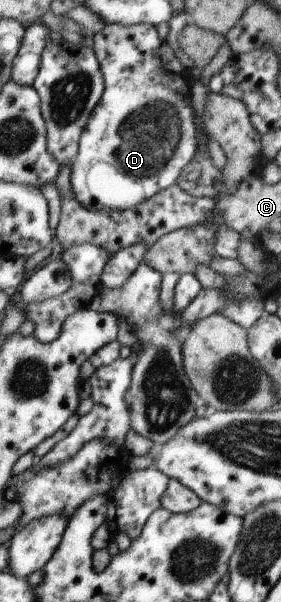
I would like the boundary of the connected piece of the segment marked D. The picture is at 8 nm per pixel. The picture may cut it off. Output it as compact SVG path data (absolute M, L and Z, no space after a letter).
M106 24L92 35L92 40L105 90L78 136L78 149L70 164L69 182L73 197L83 208L91 212L125 211L173 186L181 170L191 160L197 147L197 129L191 112L189 84L183 76L179 76L183 66L173 56L171 48L157 36L152 24Z

